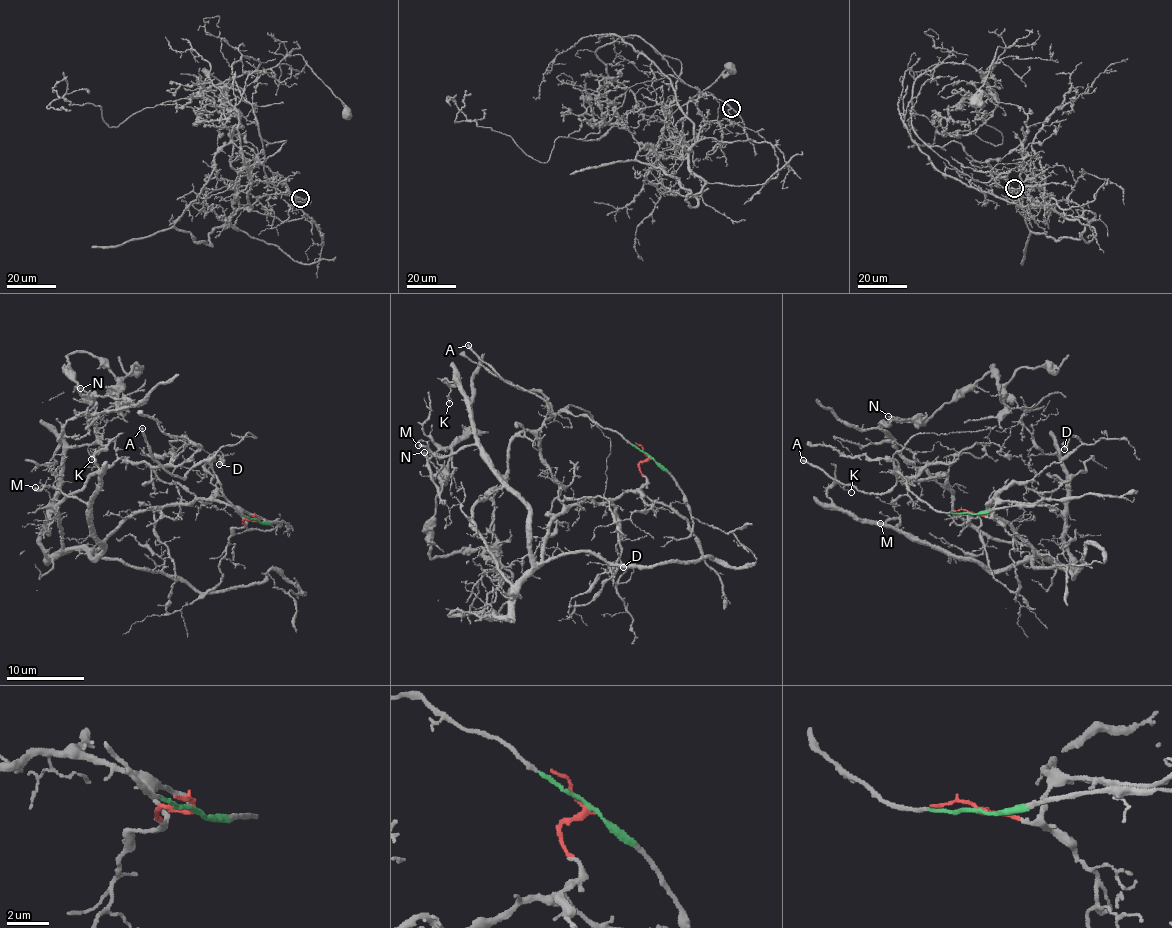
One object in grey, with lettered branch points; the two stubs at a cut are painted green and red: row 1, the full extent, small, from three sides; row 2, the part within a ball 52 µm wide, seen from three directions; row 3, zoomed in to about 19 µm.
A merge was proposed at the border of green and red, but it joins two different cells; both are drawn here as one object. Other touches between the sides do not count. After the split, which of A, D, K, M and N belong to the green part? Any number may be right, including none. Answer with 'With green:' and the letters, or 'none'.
With green: A

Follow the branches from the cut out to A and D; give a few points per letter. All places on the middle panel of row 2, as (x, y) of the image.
A: (648, 457), (622, 437), (585, 416), (562, 412), (549, 414), (547, 405), (535, 394), (505, 381), (467, 345)
D: (648, 457), (639, 465), (646, 483), (614, 500), (621, 535), (614, 587), (623, 567)

